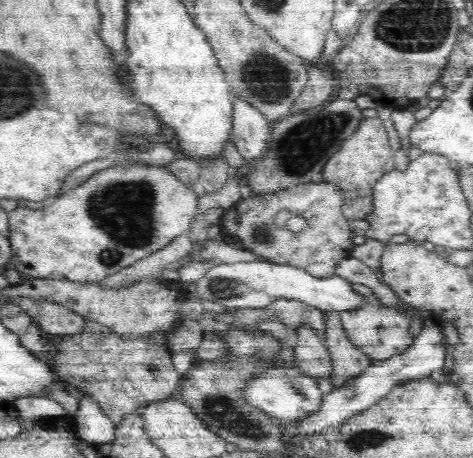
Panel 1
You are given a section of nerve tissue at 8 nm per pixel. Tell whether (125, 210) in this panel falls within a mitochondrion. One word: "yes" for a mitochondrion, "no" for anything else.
yes

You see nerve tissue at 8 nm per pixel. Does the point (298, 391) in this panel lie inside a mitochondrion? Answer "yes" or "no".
yes

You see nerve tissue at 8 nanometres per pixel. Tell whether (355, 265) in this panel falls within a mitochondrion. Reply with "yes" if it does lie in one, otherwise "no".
no

